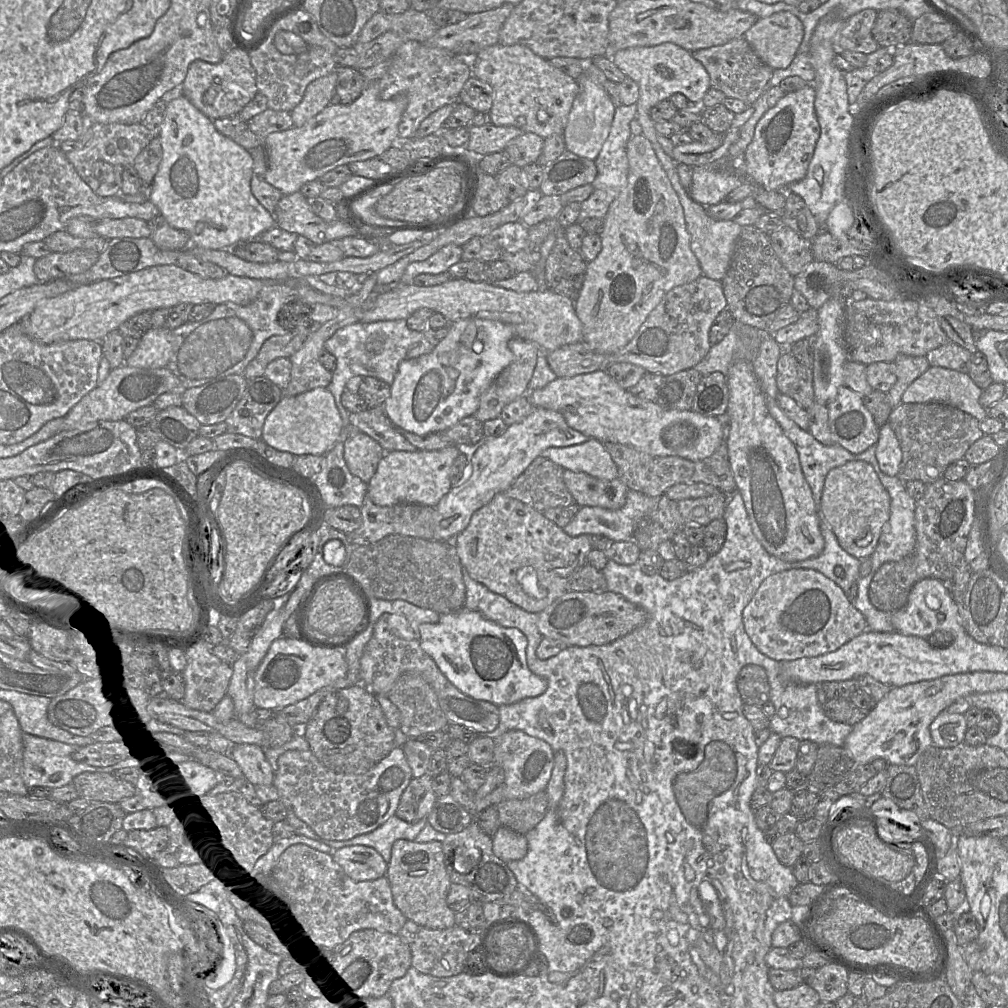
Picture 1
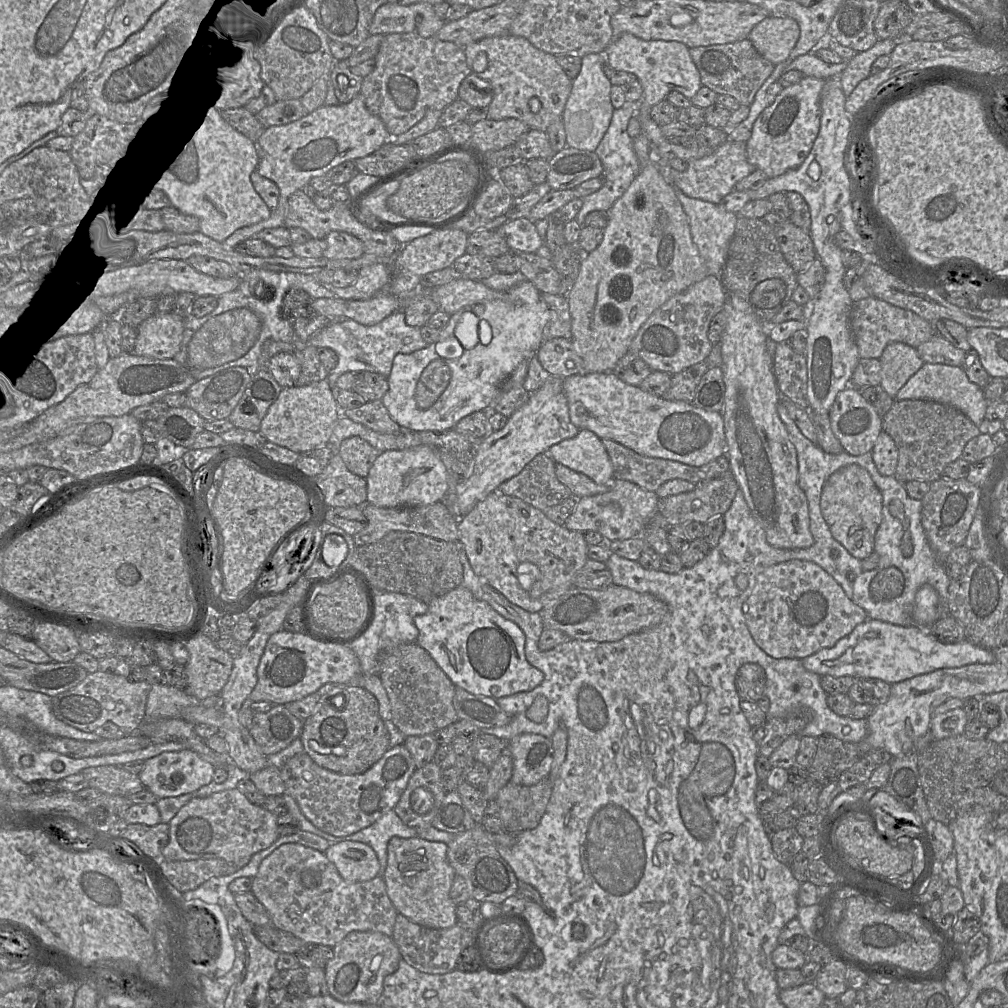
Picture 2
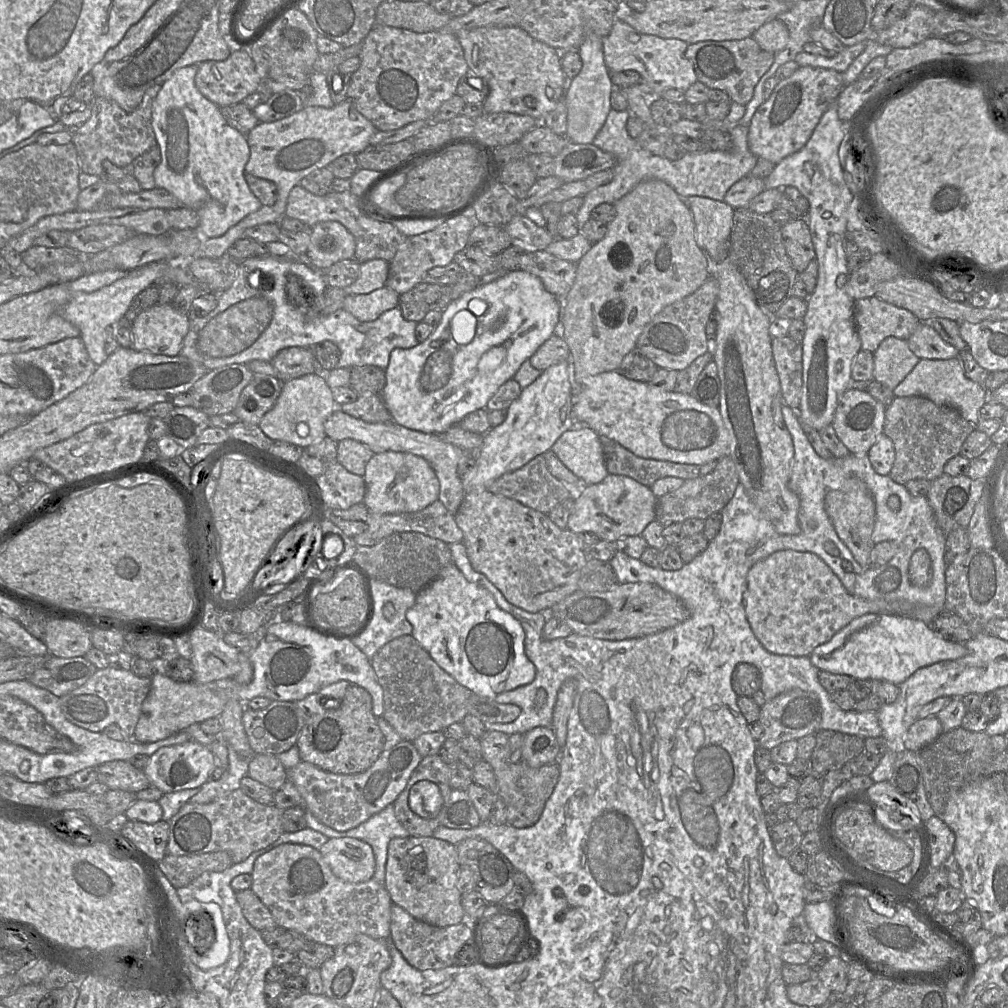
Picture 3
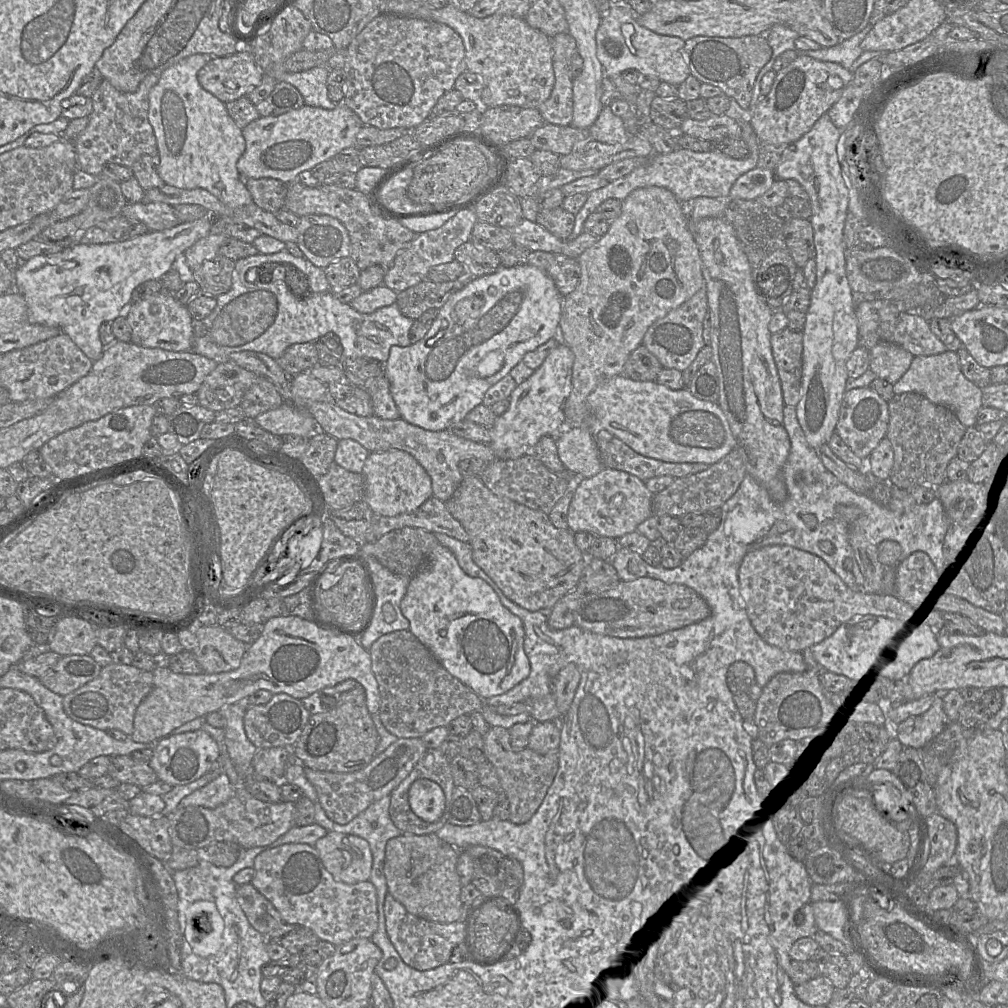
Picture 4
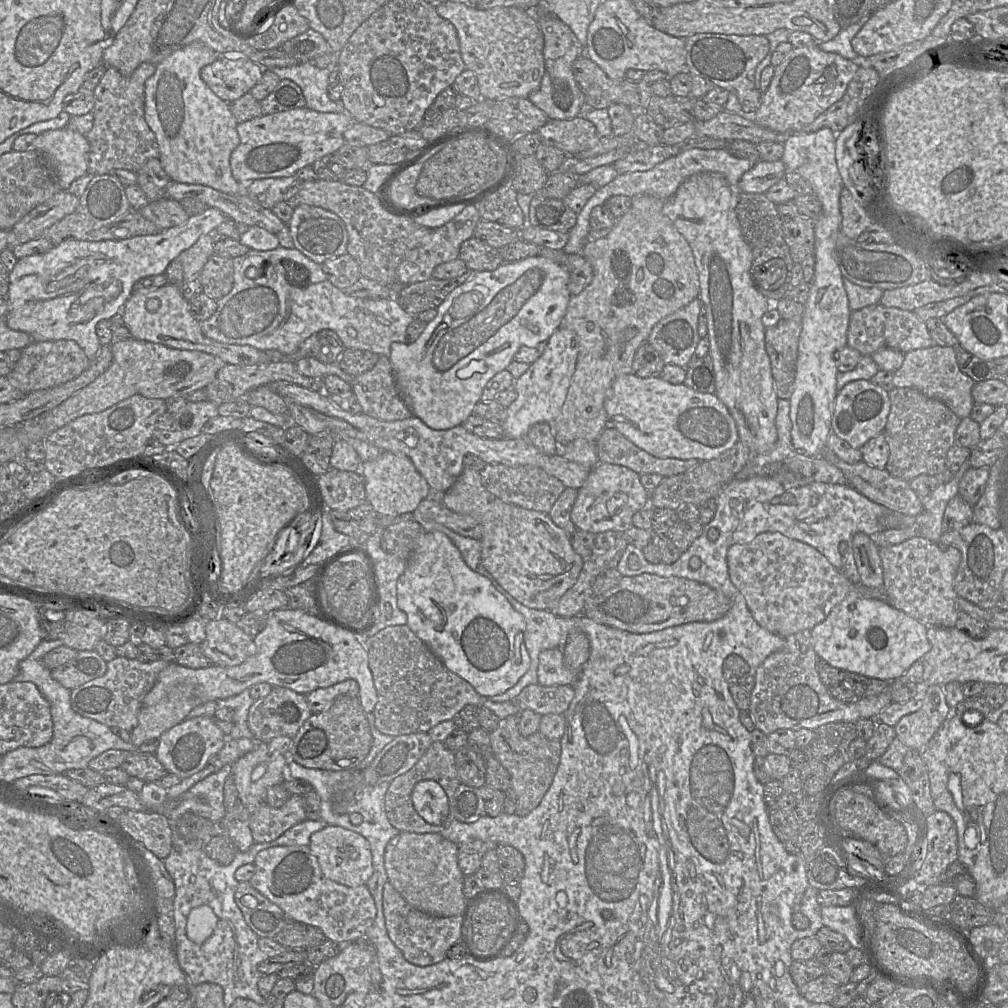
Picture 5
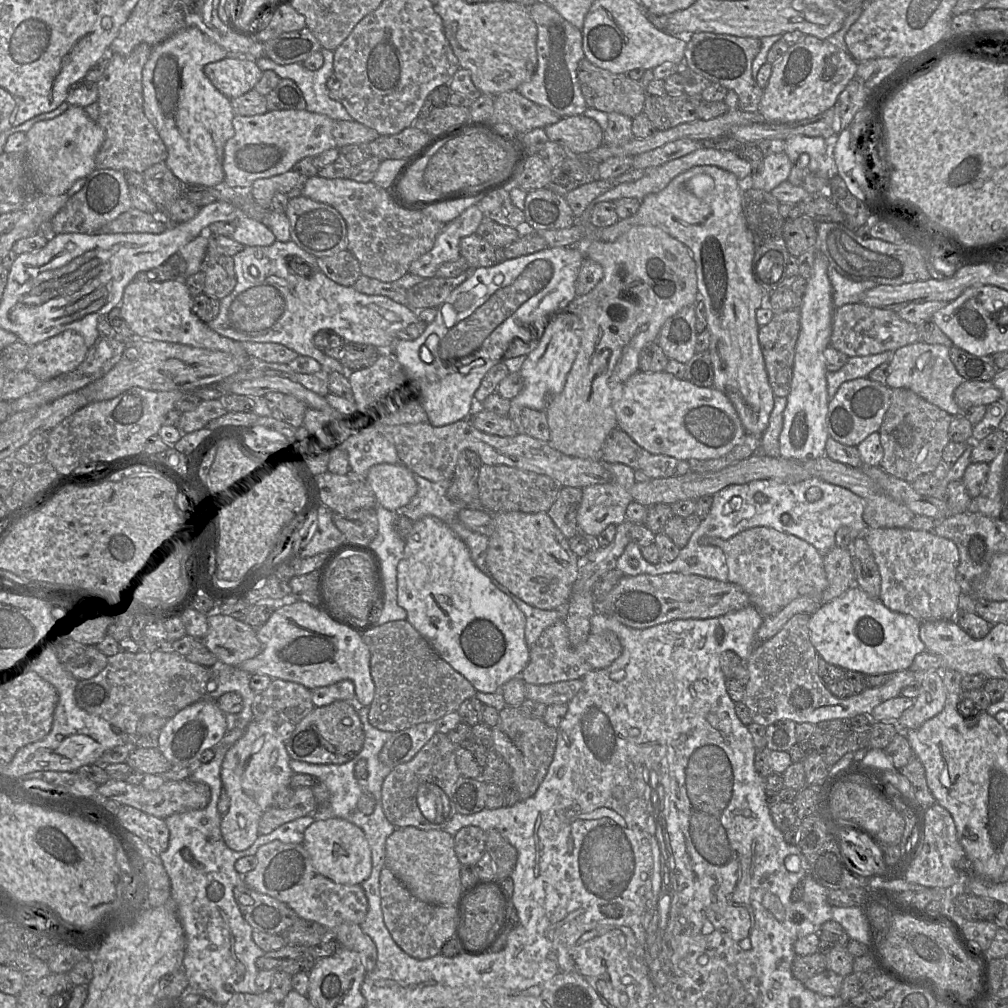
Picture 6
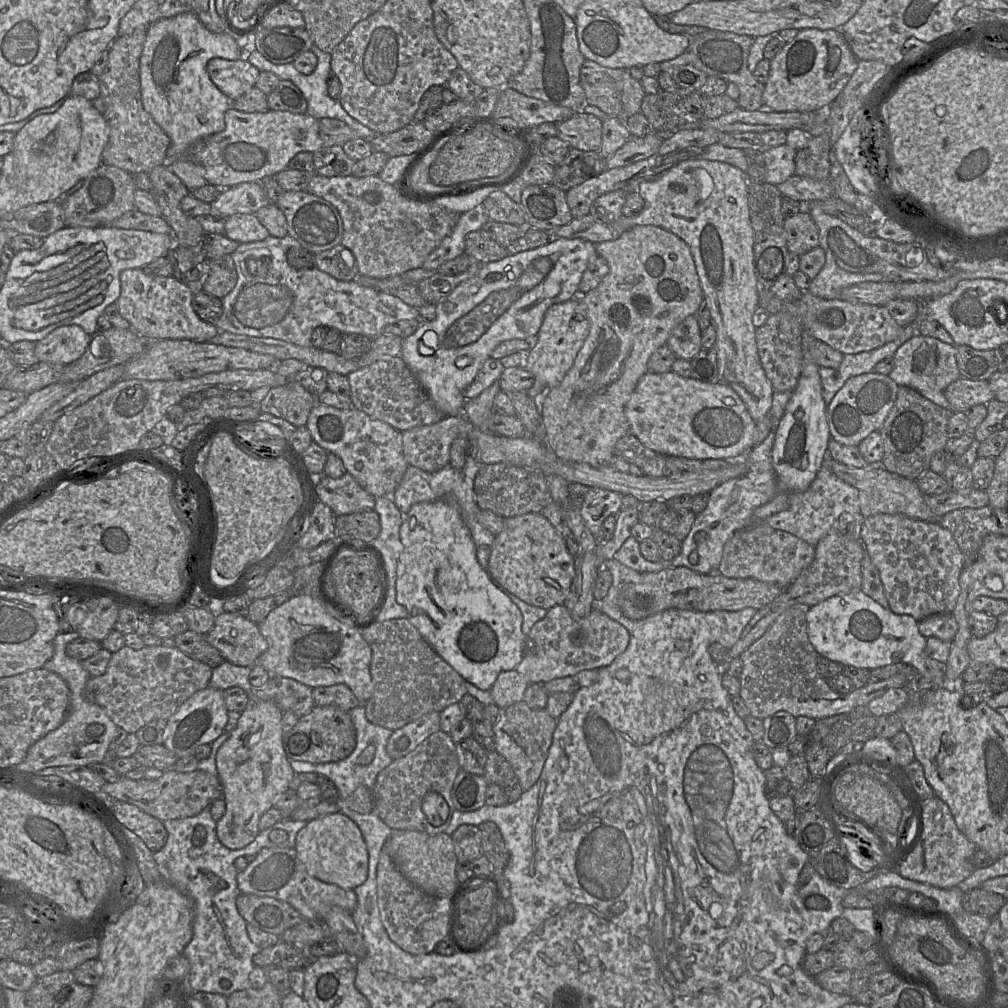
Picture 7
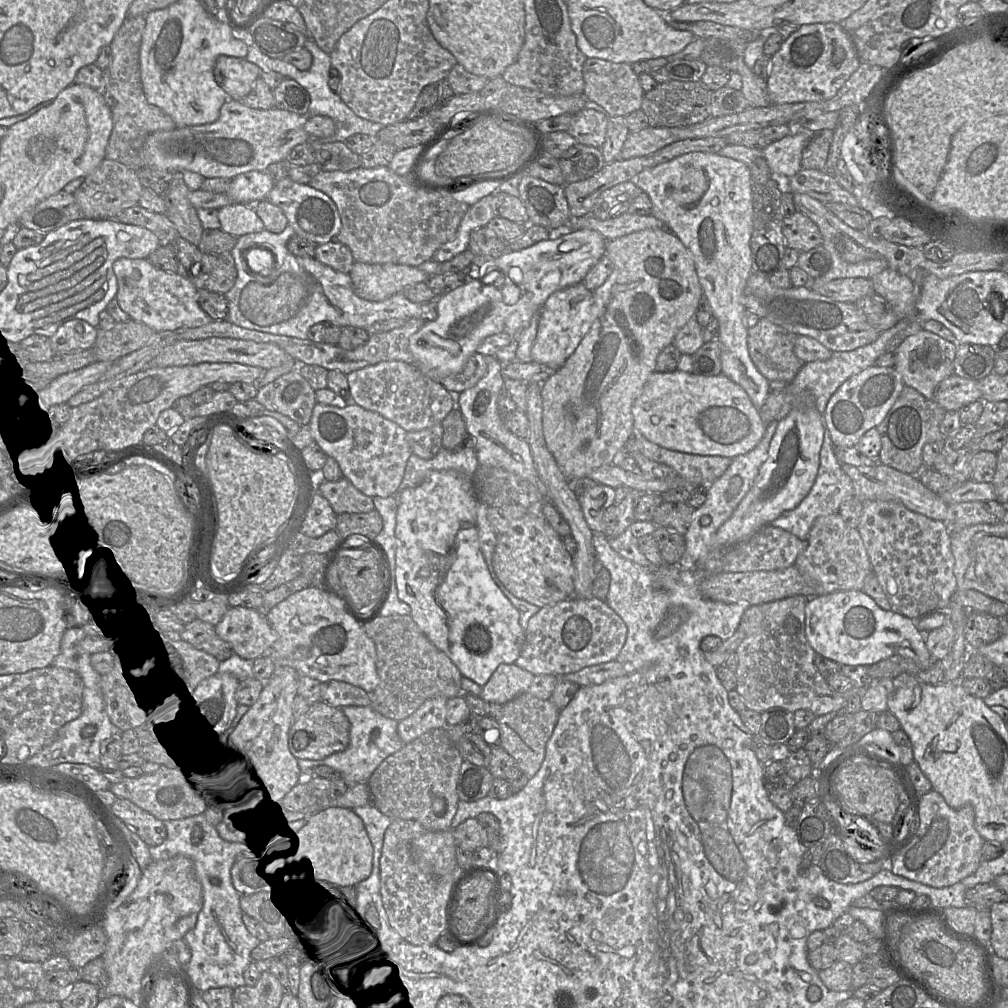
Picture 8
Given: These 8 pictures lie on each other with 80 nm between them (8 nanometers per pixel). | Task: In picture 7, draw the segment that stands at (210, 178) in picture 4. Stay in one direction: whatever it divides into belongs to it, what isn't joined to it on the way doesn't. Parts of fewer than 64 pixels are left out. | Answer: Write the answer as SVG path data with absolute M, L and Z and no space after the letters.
M191 12L161 19L147 28L146 39L140 57L142 105L145 111L168 135L170 147L166 165L182 180L189 191L208 184L205 179L204 168L188 157L189 150L199 140L225 129L224 115L232 103L211 81L207 72L207 63L216 57L238 60L241 54L239 42L230 34L211 32L201 23L197 15Z

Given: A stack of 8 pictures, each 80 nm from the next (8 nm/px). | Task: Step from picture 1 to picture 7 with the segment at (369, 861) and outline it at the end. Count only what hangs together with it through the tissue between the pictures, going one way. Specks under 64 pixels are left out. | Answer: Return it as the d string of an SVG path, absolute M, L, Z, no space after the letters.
M341 812L308 821L297 833L294 848L307 873L323 882L354 890L367 879L369 854L363 835L357 824Z

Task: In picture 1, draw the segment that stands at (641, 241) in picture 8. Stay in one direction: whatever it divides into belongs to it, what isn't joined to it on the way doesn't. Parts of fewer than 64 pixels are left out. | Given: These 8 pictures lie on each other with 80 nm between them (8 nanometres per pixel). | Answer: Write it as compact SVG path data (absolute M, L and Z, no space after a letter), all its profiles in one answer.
M643 135L631 136L626 145L626 154L629 170L625 185L616 199L610 204L608 212L603 219L603 228L599 234L601 238L601 251L594 260L587 263L582 288L577 299L574 301L574 309L583 330L583 338L580 342L584 342L590 349L600 354L611 354L625 347L633 339L640 326L652 310L661 302L666 293L674 287L690 283L703 275L699 261L690 247L690 234L687 230L683 207L650 141Z

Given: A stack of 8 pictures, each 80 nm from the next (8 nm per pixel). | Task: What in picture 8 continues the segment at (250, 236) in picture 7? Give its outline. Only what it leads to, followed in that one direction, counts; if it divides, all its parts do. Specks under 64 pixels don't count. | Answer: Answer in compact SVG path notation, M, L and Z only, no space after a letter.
M233 203L218 210L221 229L236 238L264 230L253 205Z

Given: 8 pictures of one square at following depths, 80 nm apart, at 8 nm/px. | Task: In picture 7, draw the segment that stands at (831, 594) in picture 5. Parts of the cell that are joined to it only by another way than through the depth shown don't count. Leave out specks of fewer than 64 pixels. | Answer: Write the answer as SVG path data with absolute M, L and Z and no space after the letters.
M764 522L743 528L726 542L716 573L728 578L751 578L788 587L813 562L815 547L795 535L772 528Z

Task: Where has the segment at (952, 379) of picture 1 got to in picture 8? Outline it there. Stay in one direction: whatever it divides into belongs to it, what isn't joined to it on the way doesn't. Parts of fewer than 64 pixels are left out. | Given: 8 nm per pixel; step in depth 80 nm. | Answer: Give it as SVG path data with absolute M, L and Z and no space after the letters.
M925 329L904 339L893 352L896 356L895 370L904 384L921 393L926 399L934 400L934 392L938 384L954 374L953 362L958 342L949 342L937 334Z

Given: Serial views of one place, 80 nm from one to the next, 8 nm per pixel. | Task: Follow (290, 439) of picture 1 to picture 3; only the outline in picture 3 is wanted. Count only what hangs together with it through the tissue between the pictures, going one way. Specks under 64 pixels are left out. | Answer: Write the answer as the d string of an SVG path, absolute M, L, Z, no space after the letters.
M314 372L283 382L275 405L262 417L258 426L273 441L285 441L303 449L322 440L324 422L338 408L332 389L321 372Z

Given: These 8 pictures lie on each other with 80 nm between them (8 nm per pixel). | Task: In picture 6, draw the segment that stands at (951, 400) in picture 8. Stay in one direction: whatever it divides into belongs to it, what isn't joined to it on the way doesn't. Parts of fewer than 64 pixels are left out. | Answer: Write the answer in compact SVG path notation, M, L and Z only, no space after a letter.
M964 381L955 392L954 399L962 410L1001 400L1002 394L992 381Z

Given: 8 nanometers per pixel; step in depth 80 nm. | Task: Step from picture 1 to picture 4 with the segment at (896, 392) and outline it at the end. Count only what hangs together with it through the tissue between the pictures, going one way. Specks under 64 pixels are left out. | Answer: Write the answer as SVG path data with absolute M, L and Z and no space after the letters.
M879 341L869 350L870 369L881 379L895 384L909 369L914 356L889 341Z

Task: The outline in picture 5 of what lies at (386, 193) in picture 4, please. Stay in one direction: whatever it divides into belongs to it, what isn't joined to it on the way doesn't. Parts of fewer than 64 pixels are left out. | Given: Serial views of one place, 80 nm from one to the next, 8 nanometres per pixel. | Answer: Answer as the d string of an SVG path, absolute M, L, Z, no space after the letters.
M419 162L400 173L390 183L387 189L387 198L394 206L408 209L433 199L418 195L414 189L421 170L422 162Z

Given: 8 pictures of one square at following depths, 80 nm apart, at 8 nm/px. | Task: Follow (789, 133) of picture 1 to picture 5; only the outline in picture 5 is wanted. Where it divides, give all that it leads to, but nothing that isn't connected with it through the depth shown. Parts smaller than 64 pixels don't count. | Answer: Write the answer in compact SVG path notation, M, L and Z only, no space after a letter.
M819 43L811 46L793 48L784 61L774 68L774 75L761 103L753 115L753 119L762 127L779 133L798 133L812 123L820 114L835 102L841 100L846 93L848 84L855 76L858 64L843 58L836 53L824 52Z

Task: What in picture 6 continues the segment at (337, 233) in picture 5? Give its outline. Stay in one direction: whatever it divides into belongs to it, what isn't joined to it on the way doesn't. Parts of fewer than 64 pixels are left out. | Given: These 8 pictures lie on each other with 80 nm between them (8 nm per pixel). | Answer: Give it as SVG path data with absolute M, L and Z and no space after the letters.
M299 195L288 200L285 214L290 224L291 240L309 254L319 258L347 250L345 220L332 206Z

